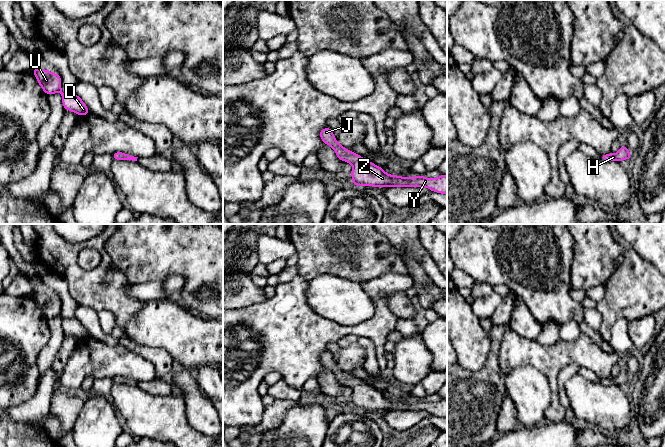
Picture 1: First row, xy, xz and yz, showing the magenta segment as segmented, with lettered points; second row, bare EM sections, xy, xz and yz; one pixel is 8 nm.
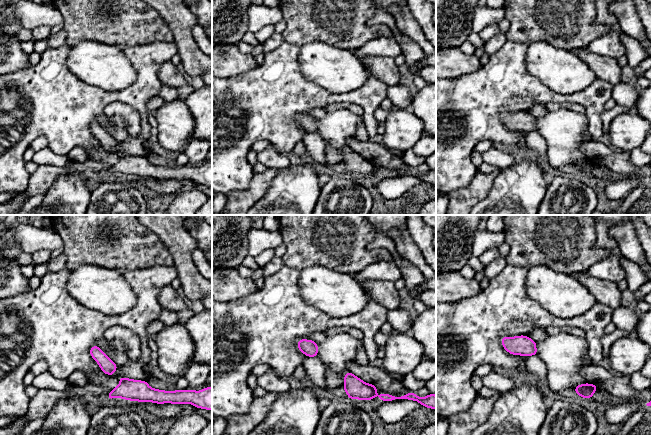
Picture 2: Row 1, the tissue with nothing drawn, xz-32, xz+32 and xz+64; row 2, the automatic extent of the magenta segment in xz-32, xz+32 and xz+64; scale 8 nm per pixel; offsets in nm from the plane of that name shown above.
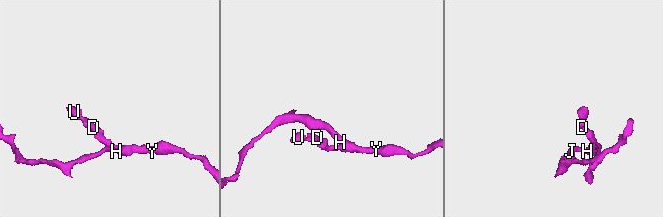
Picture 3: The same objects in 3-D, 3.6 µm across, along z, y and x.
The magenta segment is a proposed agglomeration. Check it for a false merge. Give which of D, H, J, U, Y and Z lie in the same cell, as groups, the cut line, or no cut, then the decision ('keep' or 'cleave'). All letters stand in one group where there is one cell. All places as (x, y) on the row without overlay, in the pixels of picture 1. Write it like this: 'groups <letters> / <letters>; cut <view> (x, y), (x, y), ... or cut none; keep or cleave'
groups D H J U Y Z; cut none; keep

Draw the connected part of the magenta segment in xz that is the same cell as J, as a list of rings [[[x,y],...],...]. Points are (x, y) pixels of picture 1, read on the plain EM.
[[[324,352],[319,357],[323,367],[330,369],[336,380],[345,386],[352,388],[351,400],[353,409],[373,411],[427,411],[433,416],[447,418],[447,399],[440,399],[438,402],[430,403],[424,400],[412,402],[387,398],[383,392],[365,384],[362,380],[345,373],[333,359],[331,352]]]

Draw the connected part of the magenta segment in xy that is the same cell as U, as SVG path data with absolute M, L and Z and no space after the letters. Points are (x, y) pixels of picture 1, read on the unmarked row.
M35 292L32 297L35 299L38 307L47 319L60 316L62 319L62 328L65 334L75 336L79 340L84 340L89 337L86 328L79 320L74 318L65 318L61 314L61 299L54 298L45 293Z

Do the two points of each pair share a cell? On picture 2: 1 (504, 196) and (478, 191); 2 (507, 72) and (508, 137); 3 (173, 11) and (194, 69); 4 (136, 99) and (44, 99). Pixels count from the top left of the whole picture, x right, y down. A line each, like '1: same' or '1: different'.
1: different
2: same
3: same
4: same

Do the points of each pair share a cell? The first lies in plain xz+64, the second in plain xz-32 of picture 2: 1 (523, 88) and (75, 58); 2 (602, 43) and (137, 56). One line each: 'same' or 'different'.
1: different
2: same

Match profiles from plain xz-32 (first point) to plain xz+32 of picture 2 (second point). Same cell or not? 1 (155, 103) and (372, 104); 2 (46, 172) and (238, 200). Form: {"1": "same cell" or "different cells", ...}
{"1": "different cells", "2": "same cell"}

